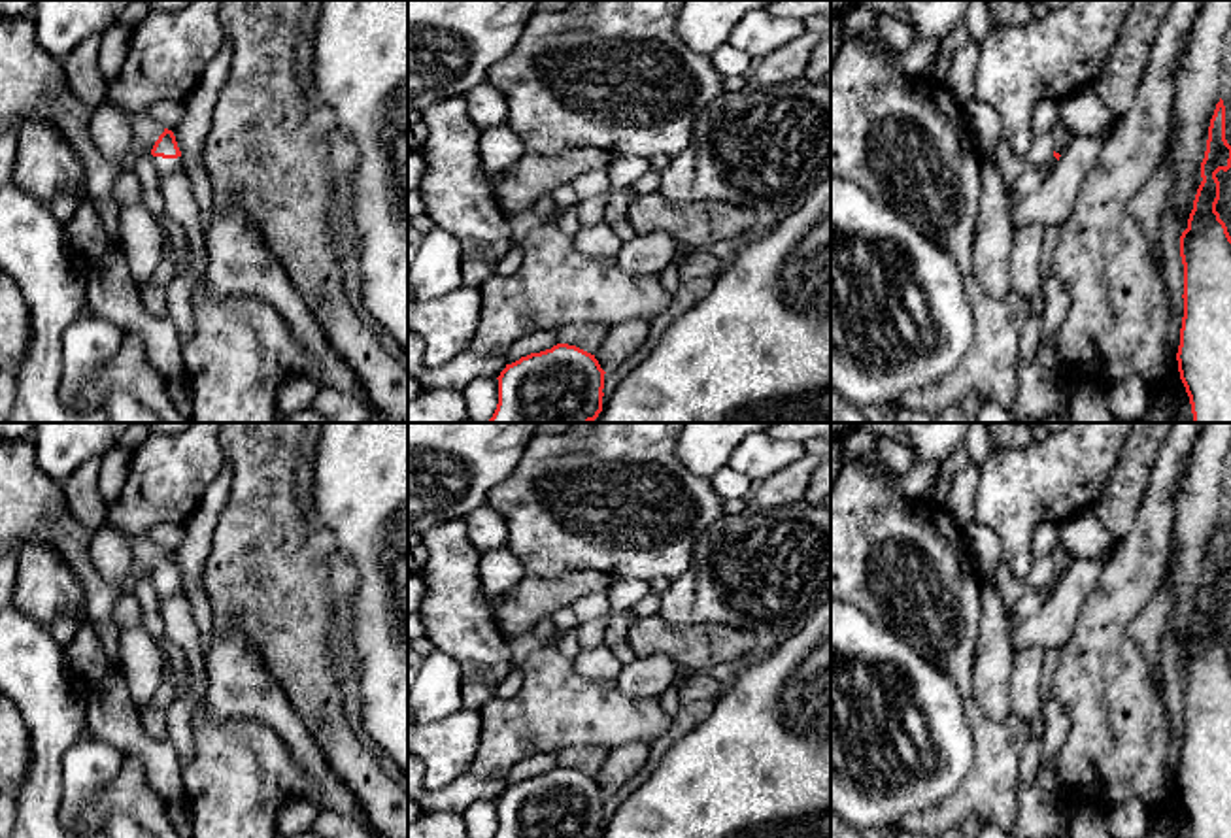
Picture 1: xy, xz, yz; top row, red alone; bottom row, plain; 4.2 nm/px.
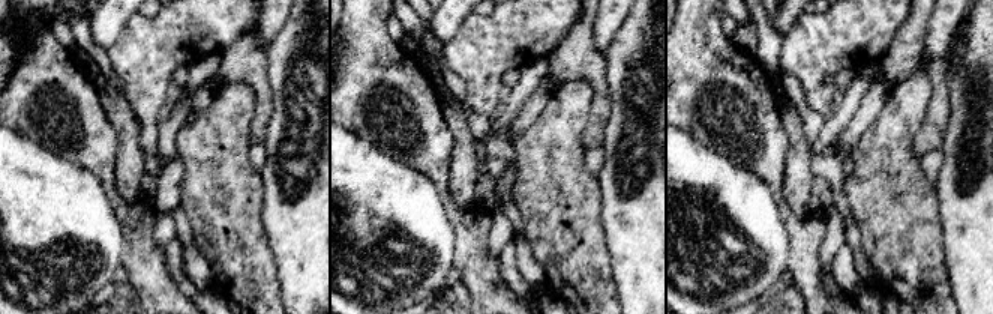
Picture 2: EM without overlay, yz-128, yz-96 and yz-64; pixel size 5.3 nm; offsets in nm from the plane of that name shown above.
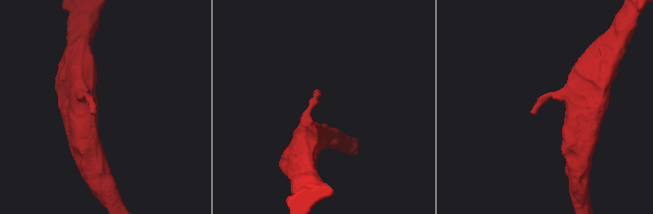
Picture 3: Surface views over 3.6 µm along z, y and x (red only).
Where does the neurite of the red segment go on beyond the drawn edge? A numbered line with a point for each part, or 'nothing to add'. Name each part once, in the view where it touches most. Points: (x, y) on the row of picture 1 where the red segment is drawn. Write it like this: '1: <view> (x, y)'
1: xy (165, 167)

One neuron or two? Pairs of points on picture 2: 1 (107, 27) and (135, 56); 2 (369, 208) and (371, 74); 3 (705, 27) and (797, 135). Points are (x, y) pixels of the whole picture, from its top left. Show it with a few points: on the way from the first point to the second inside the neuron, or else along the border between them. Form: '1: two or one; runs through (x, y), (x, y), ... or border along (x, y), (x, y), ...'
1: two; border along (132, 15), (120, 36), (107, 50)
2: two; border along (345, 126), (399, 161)
3: two; border along (771, 84), (788, 152)

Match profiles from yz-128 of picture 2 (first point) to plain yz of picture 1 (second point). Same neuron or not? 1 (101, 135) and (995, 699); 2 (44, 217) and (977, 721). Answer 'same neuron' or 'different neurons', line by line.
1: different neurons
2: different neurons

